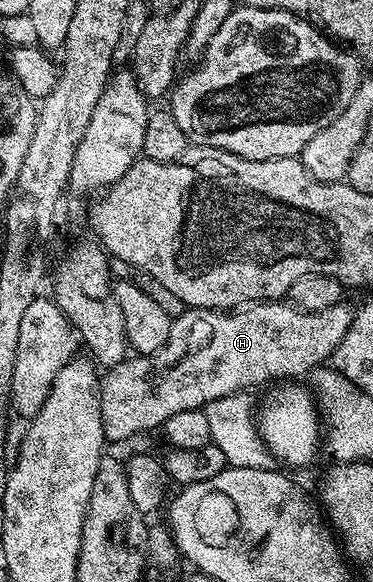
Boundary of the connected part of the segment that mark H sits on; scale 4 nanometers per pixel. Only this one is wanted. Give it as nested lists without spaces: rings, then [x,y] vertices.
[[[263,301],[237,309],[191,307],[183,310],[183,315],[170,324],[168,341],[151,359],[127,358],[125,363],[109,368],[101,376],[98,400],[107,440],[111,444],[118,443],[141,431],[161,428],[175,413],[184,413],[184,409],[205,409],[217,399],[246,393],[249,387],[265,388],[275,381],[289,380],[286,379],[289,375],[309,376],[325,364],[322,363],[325,359],[326,362],[333,360],[334,350],[344,341],[356,312],[348,303],[343,301],[319,311],[301,311],[289,301]]]

